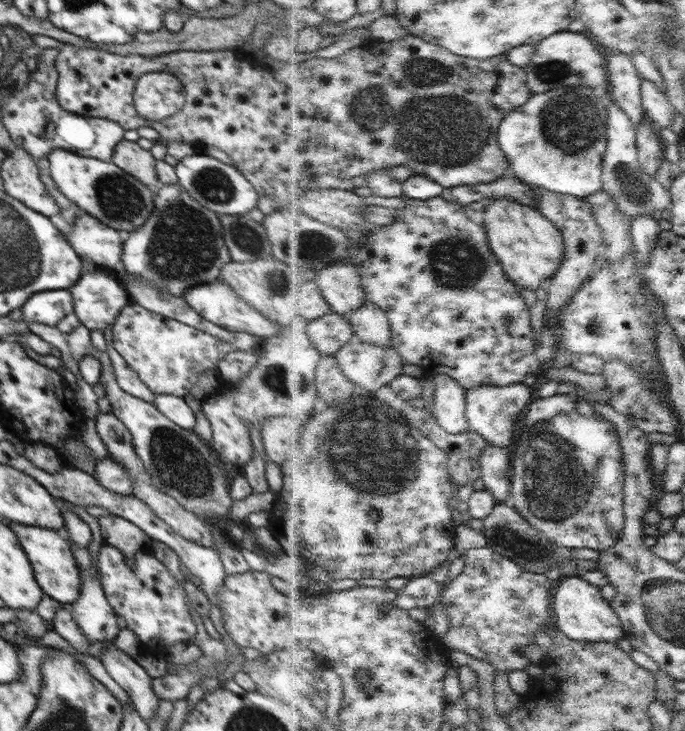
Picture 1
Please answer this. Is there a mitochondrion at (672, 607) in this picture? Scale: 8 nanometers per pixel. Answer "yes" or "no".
yes

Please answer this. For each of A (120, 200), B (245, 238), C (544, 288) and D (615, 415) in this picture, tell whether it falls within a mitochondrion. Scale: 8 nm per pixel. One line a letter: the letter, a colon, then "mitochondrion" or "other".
A: mitochondrion
B: mitochondrion
C: other
D: other

